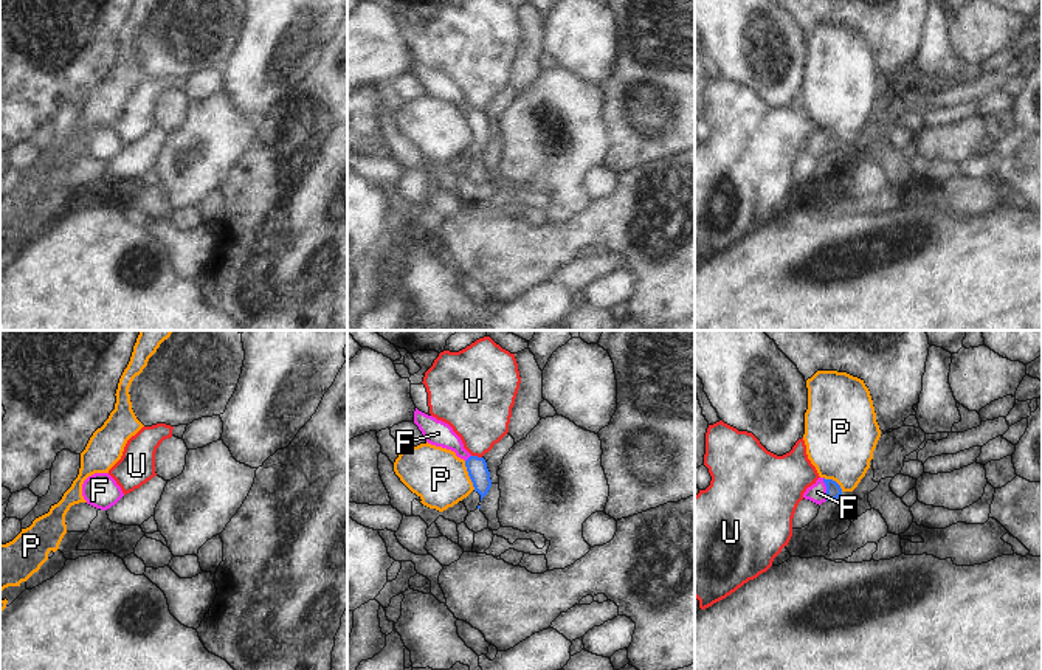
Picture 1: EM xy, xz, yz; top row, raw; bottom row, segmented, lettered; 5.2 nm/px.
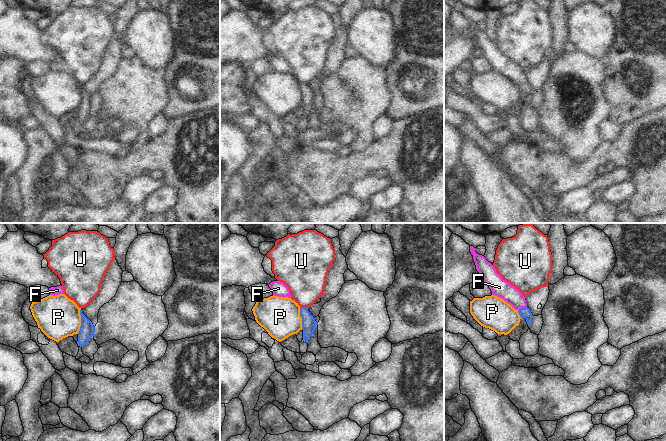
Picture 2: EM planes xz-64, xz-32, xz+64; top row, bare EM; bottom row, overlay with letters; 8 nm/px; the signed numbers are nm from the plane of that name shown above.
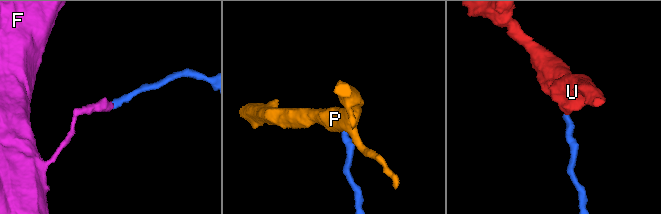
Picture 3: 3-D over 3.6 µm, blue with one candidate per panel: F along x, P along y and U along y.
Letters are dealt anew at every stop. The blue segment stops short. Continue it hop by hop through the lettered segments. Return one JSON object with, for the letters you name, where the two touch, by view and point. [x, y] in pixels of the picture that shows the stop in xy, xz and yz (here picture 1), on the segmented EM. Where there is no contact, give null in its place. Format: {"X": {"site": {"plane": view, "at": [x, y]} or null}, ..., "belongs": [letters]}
{"F": {"site": {"plane": "yz", "at": [827, 489]}}, "belongs": ["F"]}

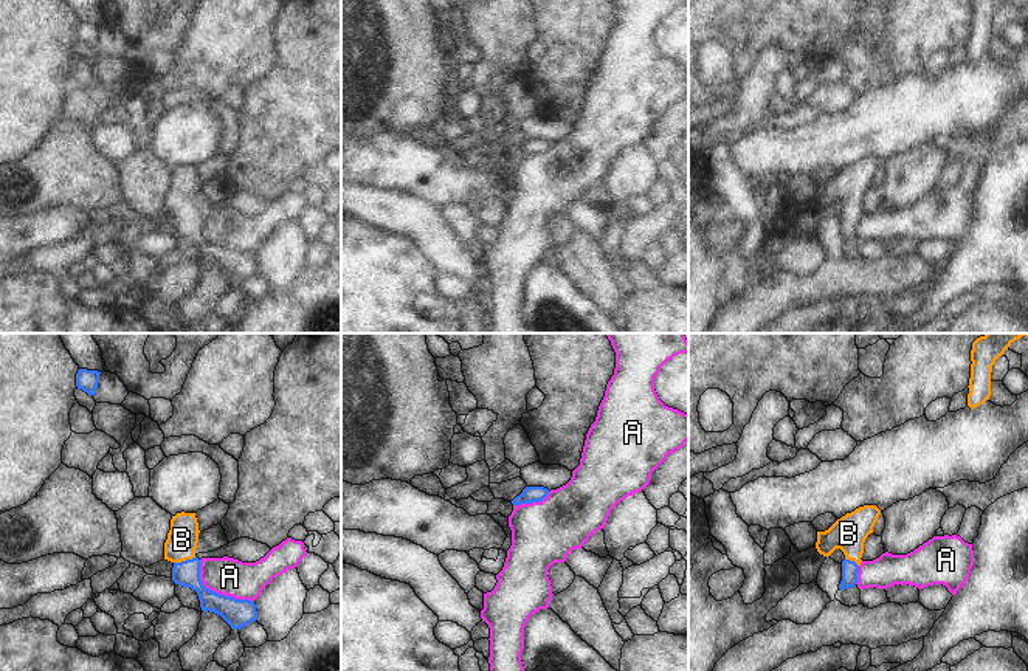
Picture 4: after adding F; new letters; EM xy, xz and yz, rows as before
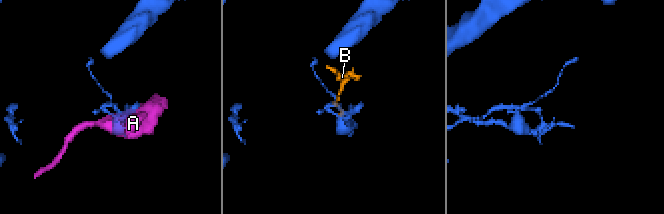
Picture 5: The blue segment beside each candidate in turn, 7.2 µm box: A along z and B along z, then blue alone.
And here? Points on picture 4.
{"B": {"site": {"plane": "xy", "at": [186, 560]}}, "belongs": ["B"]}

